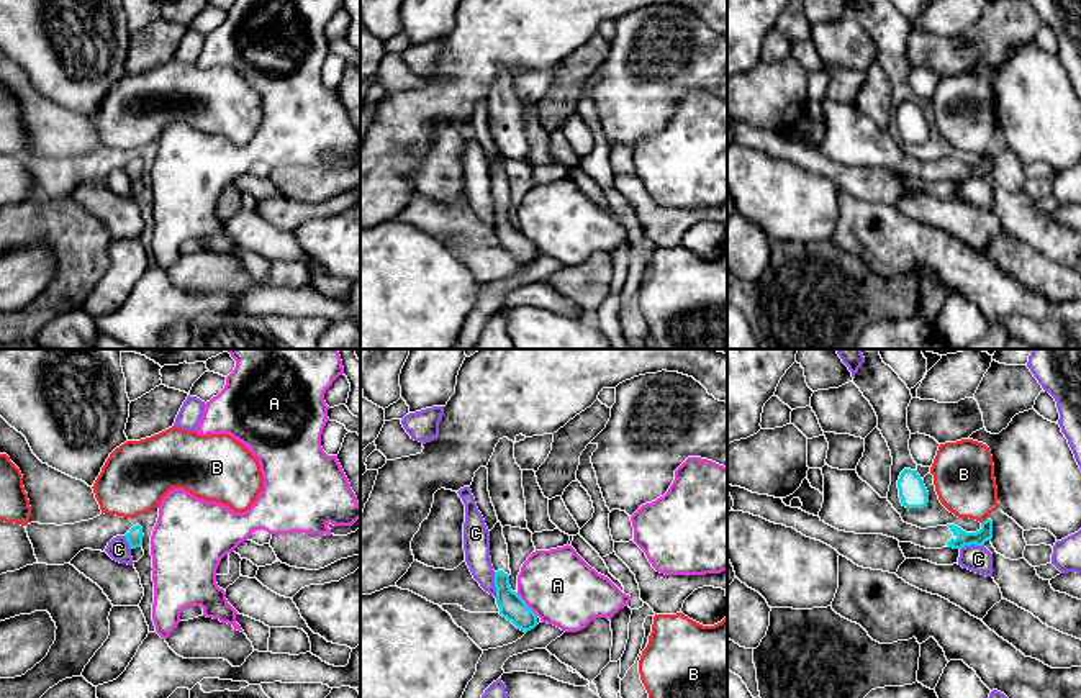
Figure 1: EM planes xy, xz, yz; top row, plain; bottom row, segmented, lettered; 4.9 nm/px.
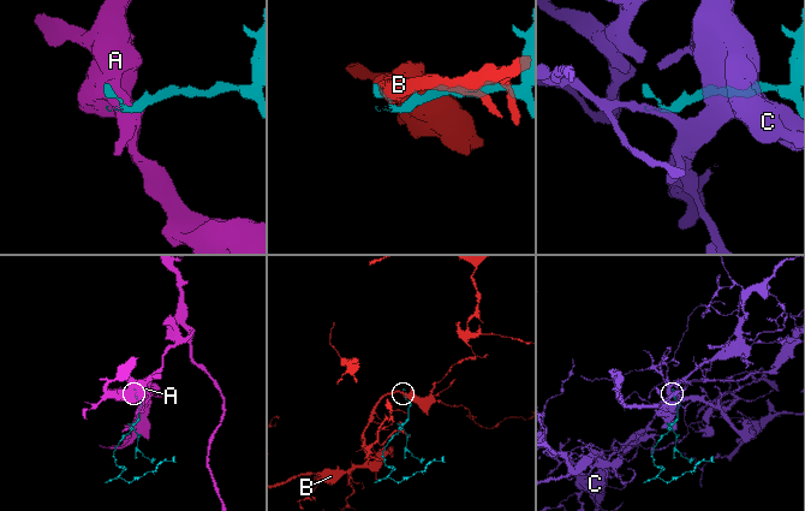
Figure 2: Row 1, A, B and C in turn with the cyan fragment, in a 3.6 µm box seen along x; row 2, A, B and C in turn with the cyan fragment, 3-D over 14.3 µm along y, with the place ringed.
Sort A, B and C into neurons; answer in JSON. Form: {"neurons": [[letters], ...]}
{"neurons": [["A"], ["B"], ["C"]]}

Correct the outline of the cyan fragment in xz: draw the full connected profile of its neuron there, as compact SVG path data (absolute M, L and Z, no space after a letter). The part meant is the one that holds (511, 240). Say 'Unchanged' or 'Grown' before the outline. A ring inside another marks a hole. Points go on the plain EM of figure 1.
Grown. M500 154L490 164L490 190L495 203L496 238L500 247L524 265L534 262L537 259L537 247L509 220L511 203L508 177Z

